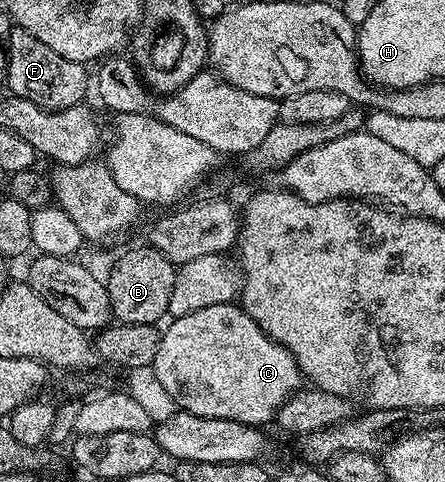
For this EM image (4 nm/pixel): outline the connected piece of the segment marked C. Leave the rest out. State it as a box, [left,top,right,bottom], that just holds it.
[152,302,304,427]

